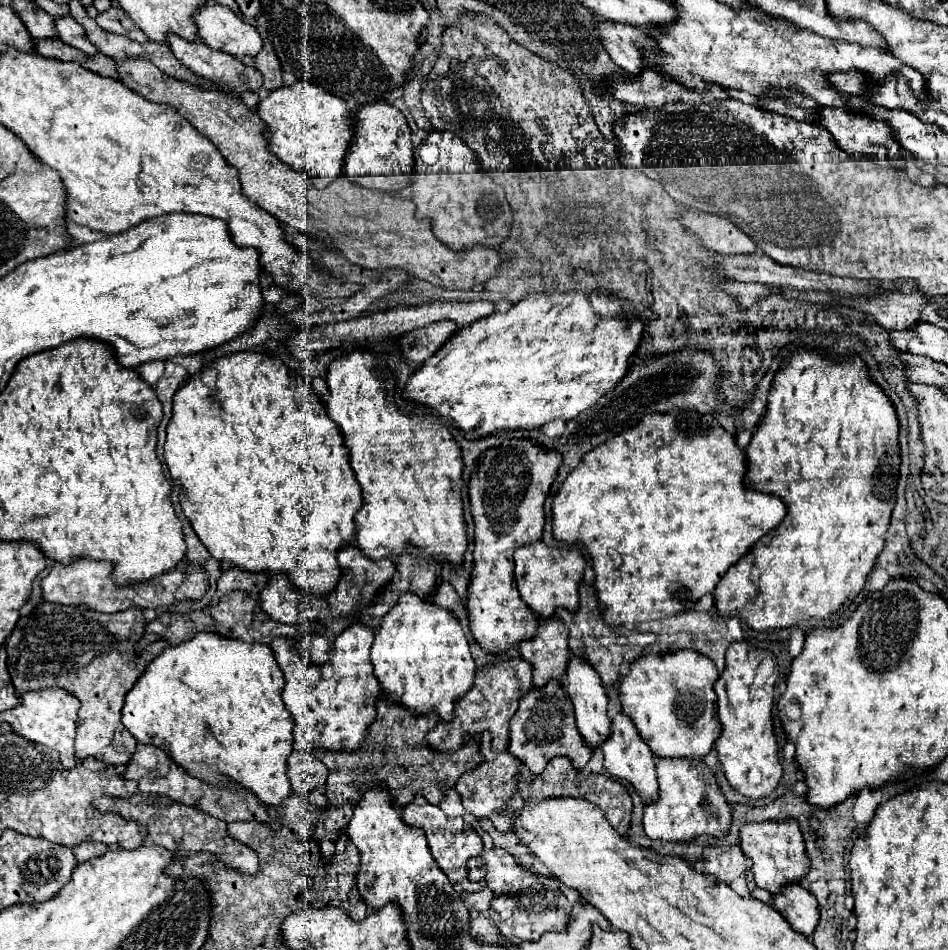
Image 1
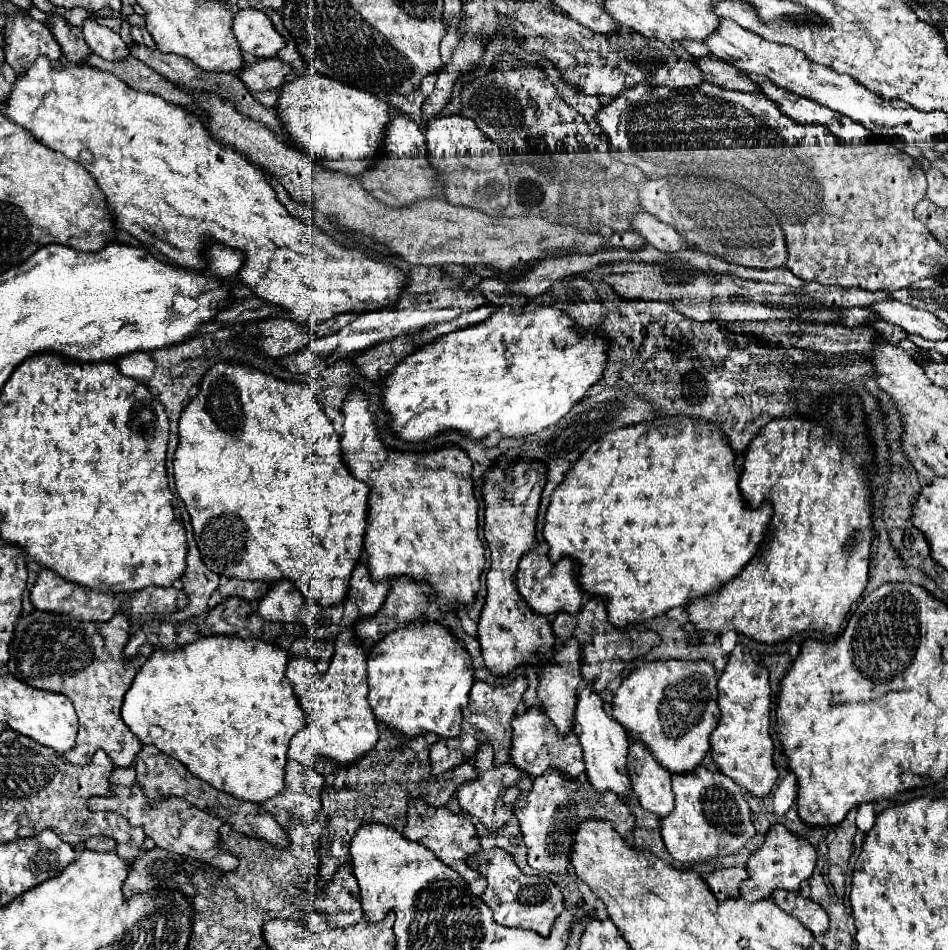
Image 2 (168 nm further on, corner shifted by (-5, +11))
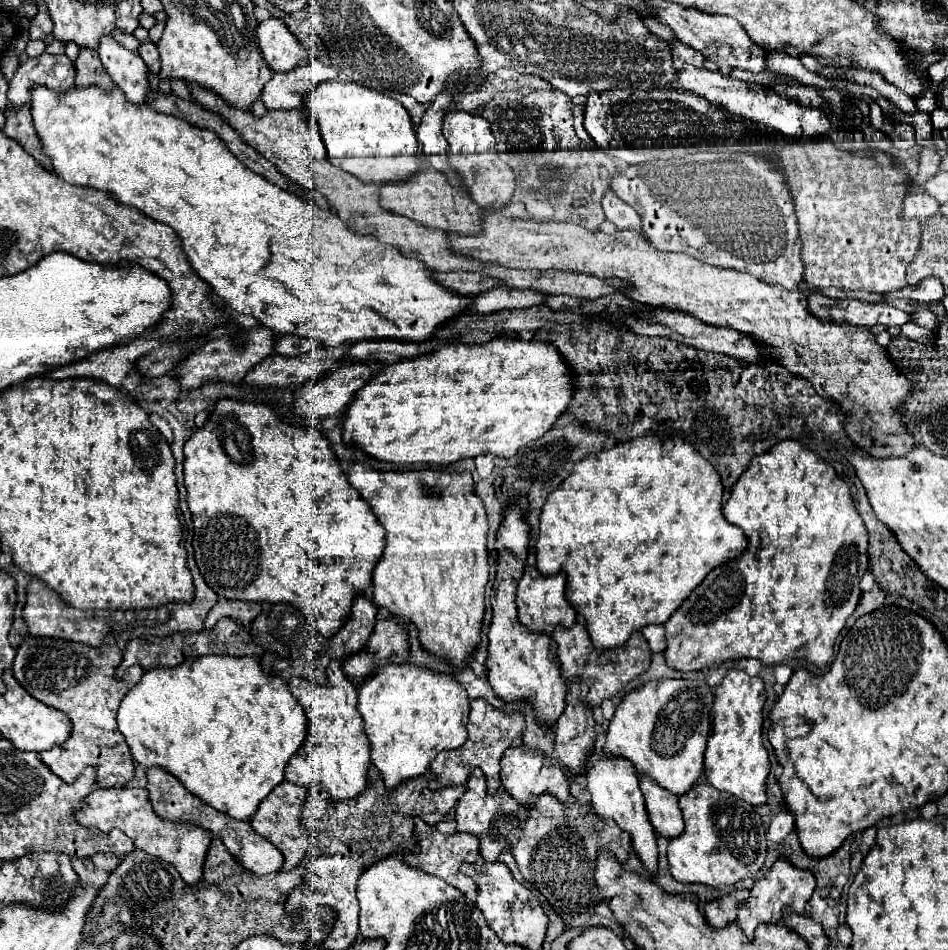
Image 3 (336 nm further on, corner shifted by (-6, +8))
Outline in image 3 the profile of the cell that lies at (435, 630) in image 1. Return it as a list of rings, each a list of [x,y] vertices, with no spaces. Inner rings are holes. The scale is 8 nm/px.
[[[390,662],[386,666],[376,668],[358,688],[358,710],[364,718],[364,730],[372,742],[372,764],[382,772],[386,788],[396,788],[400,782],[420,776],[438,752],[460,748],[468,738],[468,708],[470,698],[452,674],[414,666],[412,662]]]

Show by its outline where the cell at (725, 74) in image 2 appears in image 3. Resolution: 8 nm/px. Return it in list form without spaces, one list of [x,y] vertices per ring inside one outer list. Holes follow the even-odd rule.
[[[674,42],[670,46],[670,52],[672,52],[672,62],[674,62],[674,68],[680,70],[684,68],[686,64],[694,64],[696,68],[704,68],[704,56],[700,52],[694,52],[690,46],[686,44],[680,44],[680,42]]]

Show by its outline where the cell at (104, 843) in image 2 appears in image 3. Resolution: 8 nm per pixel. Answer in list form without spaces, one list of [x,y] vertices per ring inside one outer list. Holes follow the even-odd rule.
[[[98,852],[98,854],[94,854],[94,856],[92,856],[92,862],[96,864],[96,868],[102,868],[102,870],[112,872],[112,870],[118,866],[118,856]]]

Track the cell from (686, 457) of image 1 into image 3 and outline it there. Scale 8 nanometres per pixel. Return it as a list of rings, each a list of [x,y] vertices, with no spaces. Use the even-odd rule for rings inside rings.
[[[642,436],[642,438],[628,440],[628,442],[620,442],[610,450],[600,450],[594,456],[582,458],[574,466],[574,472],[552,492],[550,500],[546,500],[546,504],[542,508],[542,516],[540,516],[540,538],[536,542],[536,556],[538,556],[536,568],[542,574],[556,574],[556,572],[566,574],[566,580],[568,580],[566,596],[568,596],[570,604],[574,606],[574,610],[586,618],[588,634],[592,638],[592,644],[598,650],[622,646],[632,636],[632,632],[636,632],[648,624],[664,624],[672,616],[672,612],[686,600],[686,596],[690,596],[690,592],[708,576],[710,570],[738,558],[748,548],[748,540],[746,540],[742,528],[730,524],[724,518],[722,496],[724,496],[724,486],[722,486],[720,472],[686,438],[670,436],[670,438],[660,440],[656,436]]]

